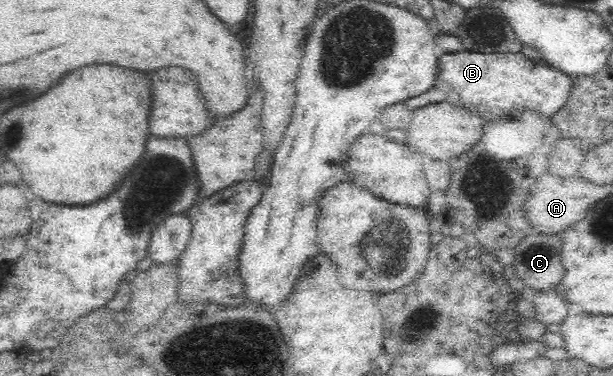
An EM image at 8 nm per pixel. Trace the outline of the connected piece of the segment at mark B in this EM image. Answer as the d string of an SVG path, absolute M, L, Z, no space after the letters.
M460 50L439 56L435 85L428 92L403 103L415 110L429 104L449 102L473 111L487 123L522 110L551 119L567 101L571 88L571 76L541 61L532 62L521 52L484 54Z

